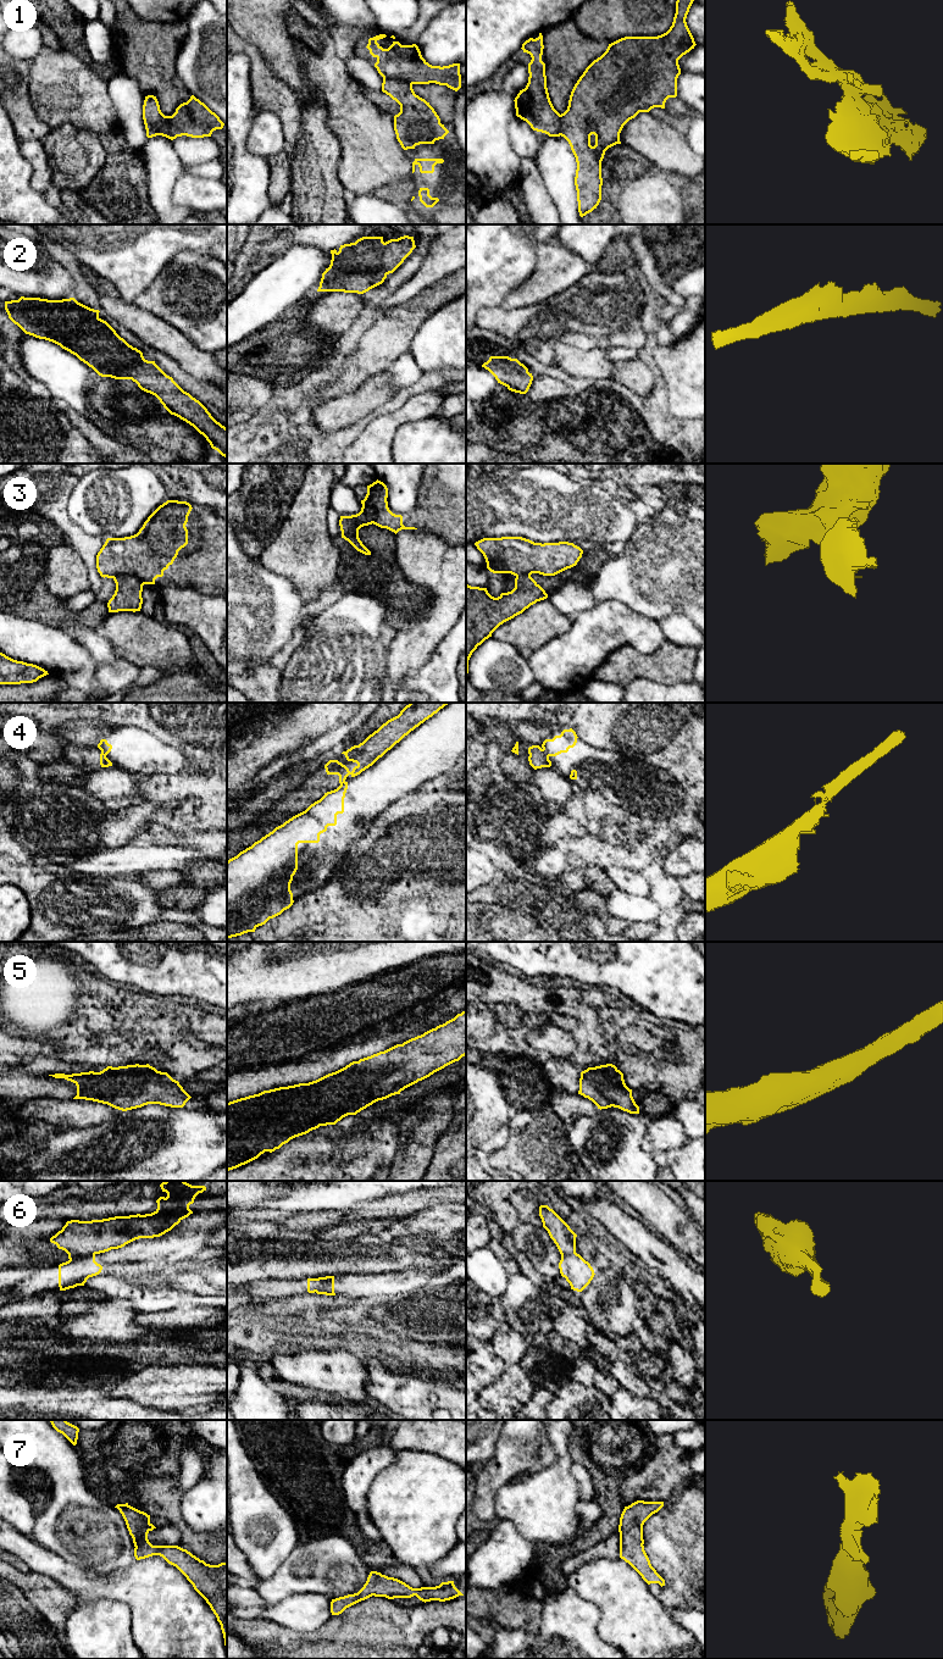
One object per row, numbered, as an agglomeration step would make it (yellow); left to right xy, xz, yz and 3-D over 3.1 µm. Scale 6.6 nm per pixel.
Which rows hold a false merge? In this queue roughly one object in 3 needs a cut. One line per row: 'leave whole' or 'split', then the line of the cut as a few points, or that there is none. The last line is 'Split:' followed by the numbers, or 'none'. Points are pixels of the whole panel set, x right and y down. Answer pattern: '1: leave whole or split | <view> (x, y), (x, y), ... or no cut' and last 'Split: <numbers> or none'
1: split | xz (383, 78), (406, 79), (411, 84)
2: leave whole | no cut
3: split | xz (371, 511), (367, 511), (359, 519), (359, 526)
4: split | yz (542, 749), (548, 756)
5: leave whole | no cut
6: split | xy (94, 1253), (87, 1257), (75, 1257), (70, 1260)
7: leave whole | no cut
Split: 1, 3, 4, 6

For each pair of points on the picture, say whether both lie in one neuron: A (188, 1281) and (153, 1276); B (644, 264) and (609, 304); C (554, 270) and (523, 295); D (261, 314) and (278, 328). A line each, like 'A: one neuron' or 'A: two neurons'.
A: one neuron
B: two neurons
C: one neuron
D: two neurons

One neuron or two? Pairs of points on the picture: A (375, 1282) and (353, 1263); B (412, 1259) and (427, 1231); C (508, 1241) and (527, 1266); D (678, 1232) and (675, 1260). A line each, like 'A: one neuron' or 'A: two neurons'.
A: two neurons
B: two neurons
C: one neuron
D: two neurons

